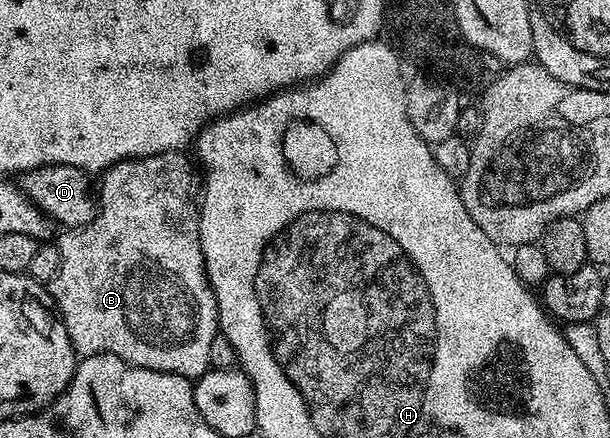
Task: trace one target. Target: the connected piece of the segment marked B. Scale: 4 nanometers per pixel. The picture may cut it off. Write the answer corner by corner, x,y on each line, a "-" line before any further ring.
184,150
179,151
164,151
158,155
148,155
142,159
125,159
122,163
117,163
114,167
108,167
106,171
100,176
101,179
101,191
99,187
99,202
97,204
97,215
94,217
86,227
78,227
76,229
65,229
60,232
59,238
56,240
56,247
59,251
58,273
54,276
51,282
51,294
53,296
53,306
58,315
61,316
61,323
67,329
67,333
71,337
71,345
78,356
84,357
86,355
114,355
119,357
123,361
127,361
131,365
136,367
142,367
143,369
151,369
152,371
175,371
181,375
184,379
190,381
196,381
210,370
209,358
211,357
211,341
215,341
215,337
219,334
219,328
217,325
217,302
215,301
215,293
211,289
209,284
209,278
205,272
205,262
203,261
203,249
201,248
201,234
199,233
199,225
201,224
201,216
199,214
199,183
193,180
193,167
195,171
195,163
185,156

